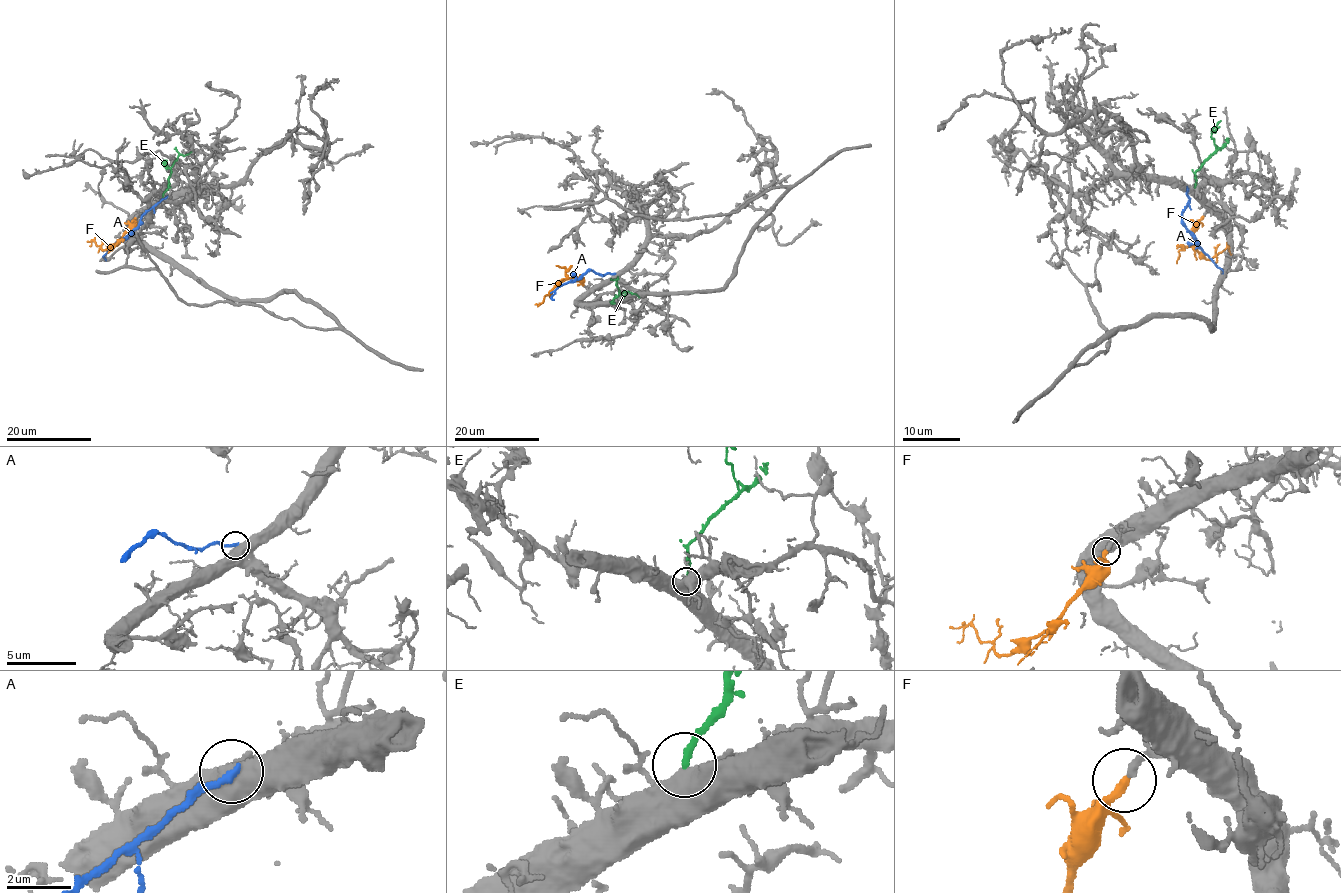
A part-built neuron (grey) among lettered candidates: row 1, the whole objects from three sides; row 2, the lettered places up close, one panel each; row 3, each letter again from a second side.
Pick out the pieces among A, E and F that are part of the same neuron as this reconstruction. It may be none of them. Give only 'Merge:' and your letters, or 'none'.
Merge: F

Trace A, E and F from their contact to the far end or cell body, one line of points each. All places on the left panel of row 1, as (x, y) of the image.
A: (166, 196), (151, 207), (129, 233), (111, 244), (104, 255), (106, 260)
E: (163, 196), (171, 167), (179, 156), (191, 152)
F: (135, 218), (132, 226), (105, 250), (94, 241), (89, 245)

